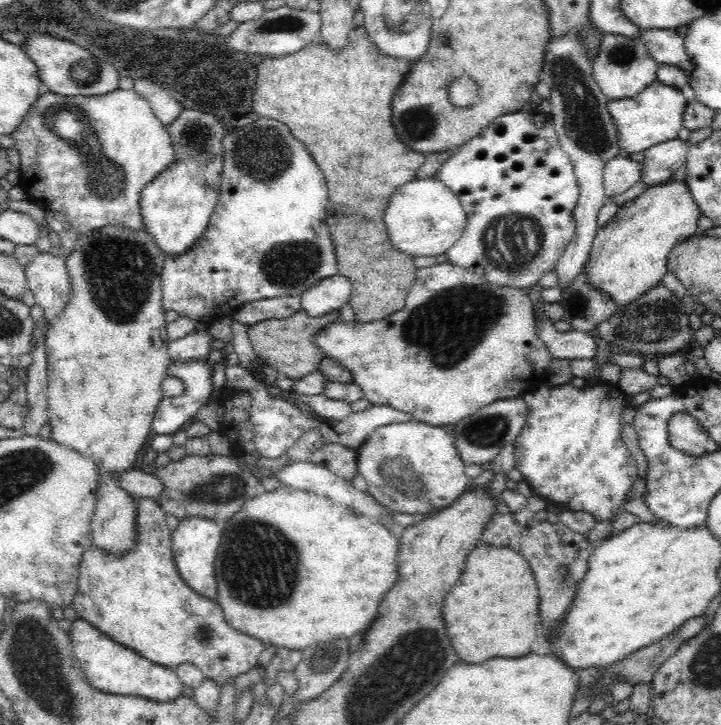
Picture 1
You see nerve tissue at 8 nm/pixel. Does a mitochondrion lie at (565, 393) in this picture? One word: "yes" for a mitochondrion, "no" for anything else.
no

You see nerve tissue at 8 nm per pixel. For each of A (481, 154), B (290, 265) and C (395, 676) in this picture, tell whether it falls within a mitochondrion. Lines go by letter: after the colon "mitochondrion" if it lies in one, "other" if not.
A: other
B: mitochondrion
C: mitochondrion

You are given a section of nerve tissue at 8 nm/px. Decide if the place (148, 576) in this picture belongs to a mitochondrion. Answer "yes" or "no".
no

